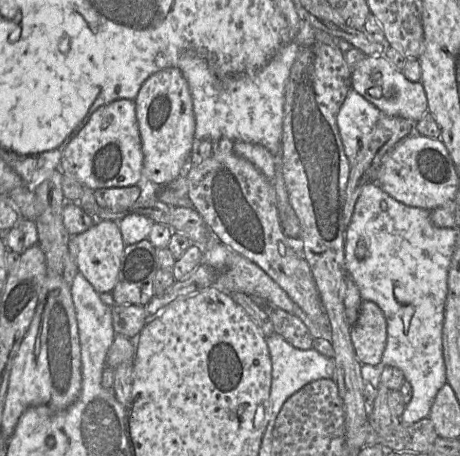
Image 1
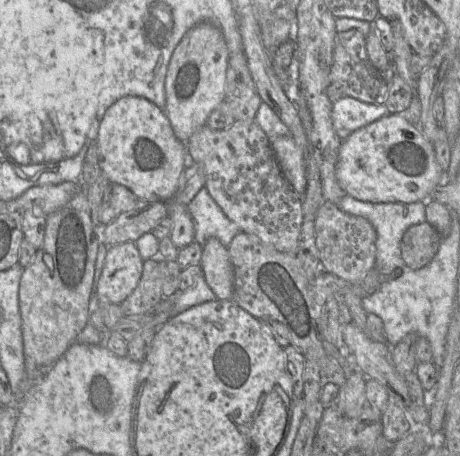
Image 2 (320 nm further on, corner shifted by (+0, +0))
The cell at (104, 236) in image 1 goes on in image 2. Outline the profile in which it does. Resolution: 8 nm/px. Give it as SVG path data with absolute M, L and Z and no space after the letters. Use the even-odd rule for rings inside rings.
M133 242L114 244L107 250L97 287L99 305L90 314L90 323L106 338L110 330L104 323L104 308L107 304L121 305L134 292L144 261Z

